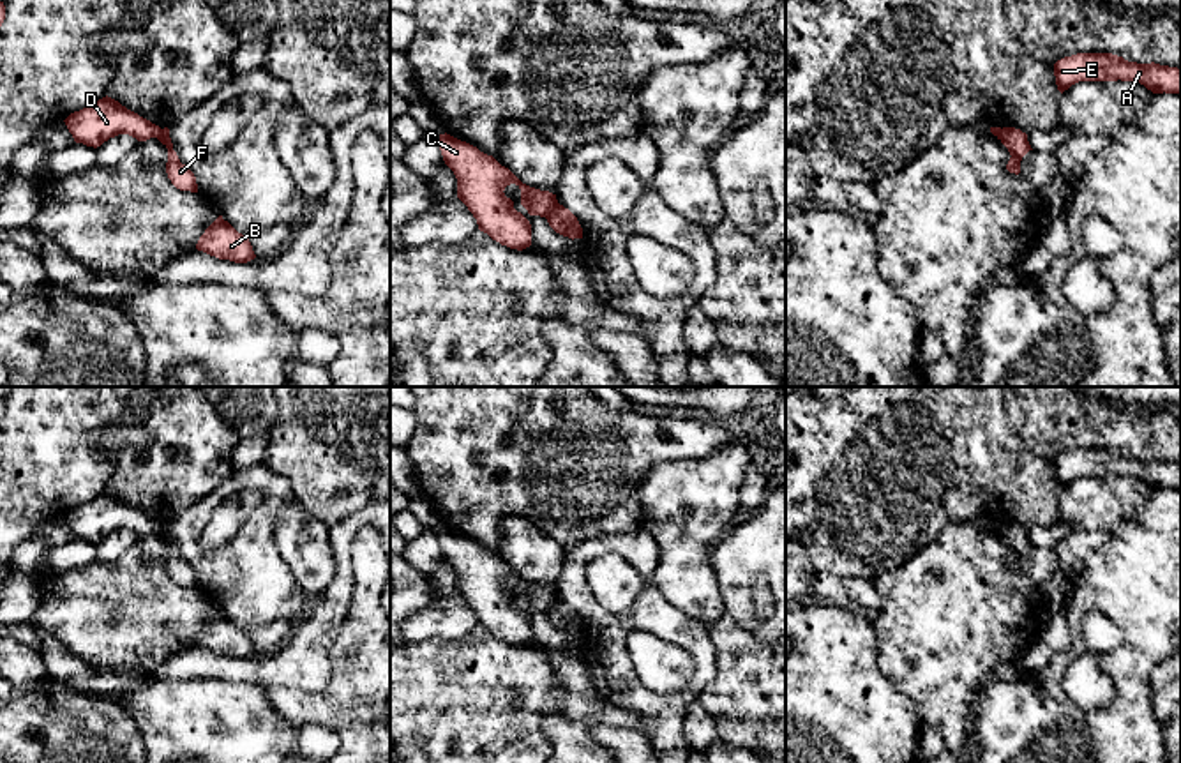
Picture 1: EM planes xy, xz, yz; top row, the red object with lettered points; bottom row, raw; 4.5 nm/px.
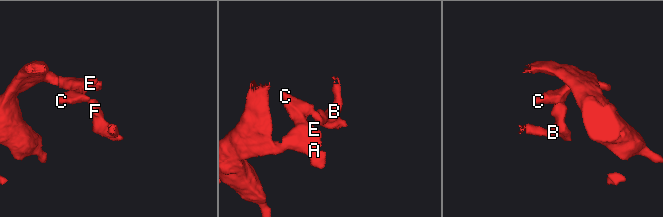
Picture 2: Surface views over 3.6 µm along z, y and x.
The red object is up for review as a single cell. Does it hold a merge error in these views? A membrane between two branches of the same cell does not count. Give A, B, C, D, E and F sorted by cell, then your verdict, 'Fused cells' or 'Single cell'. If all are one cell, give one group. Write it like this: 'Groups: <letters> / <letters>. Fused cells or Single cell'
Groups: A C D E / B F. Fused cells

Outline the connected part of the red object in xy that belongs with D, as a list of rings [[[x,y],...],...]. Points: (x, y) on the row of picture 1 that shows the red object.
[[[108,95],[71,113],[64,122],[76,143],[94,148],[118,134],[129,134],[138,141],[147,141],[161,134],[159,125],[127,110]]]

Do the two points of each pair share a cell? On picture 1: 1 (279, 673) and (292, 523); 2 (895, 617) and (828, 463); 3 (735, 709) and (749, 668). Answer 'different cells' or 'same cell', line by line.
1: different cells
2: different cells
3: same cell

